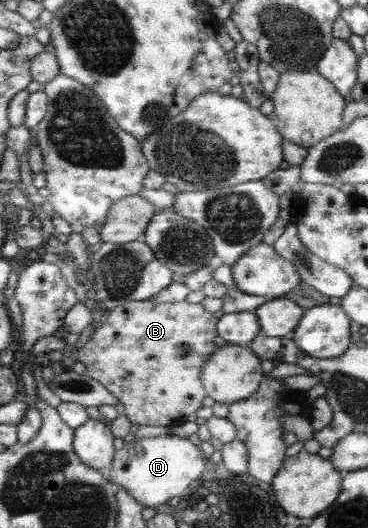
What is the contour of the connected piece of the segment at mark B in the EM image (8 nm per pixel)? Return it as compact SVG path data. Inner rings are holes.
M150 299L124 301L106 311L103 323L94 329L82 347L72 351L66 359L68 363L83 363L84 373L103 385L123 405L124 416L130 423L171 427L183 422L187 415L198 413L202 407L201 401L206 393L199 379L200 367L217 347L213 343L217 320L200 304L185 300L169 303Z

